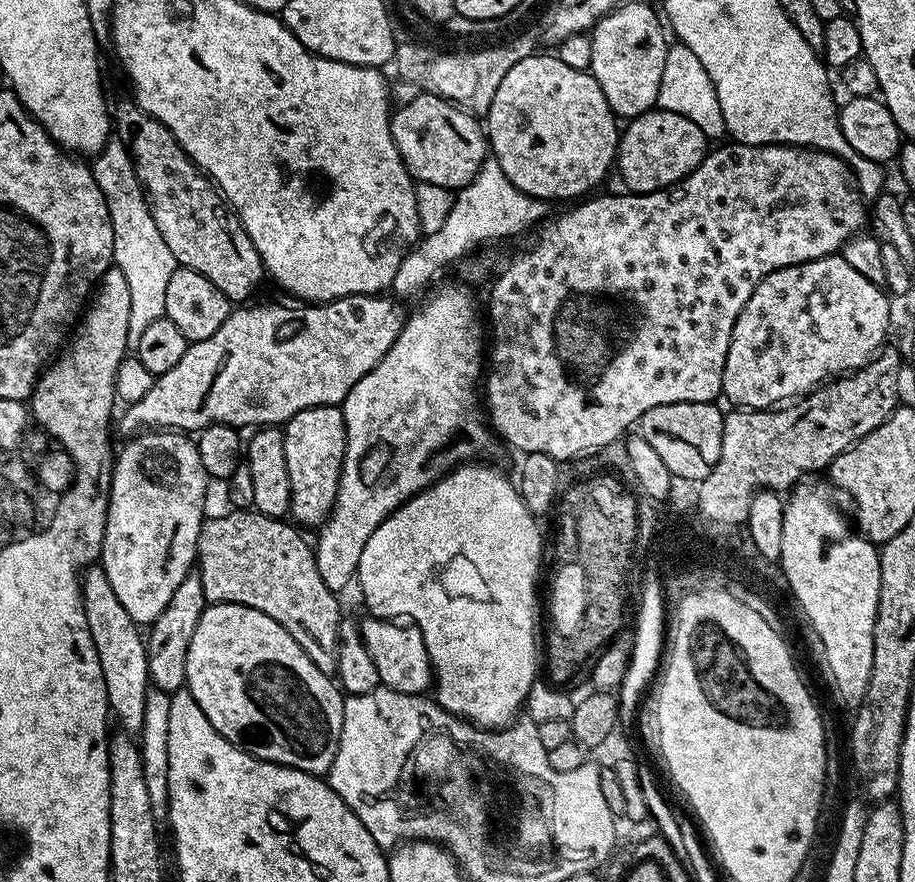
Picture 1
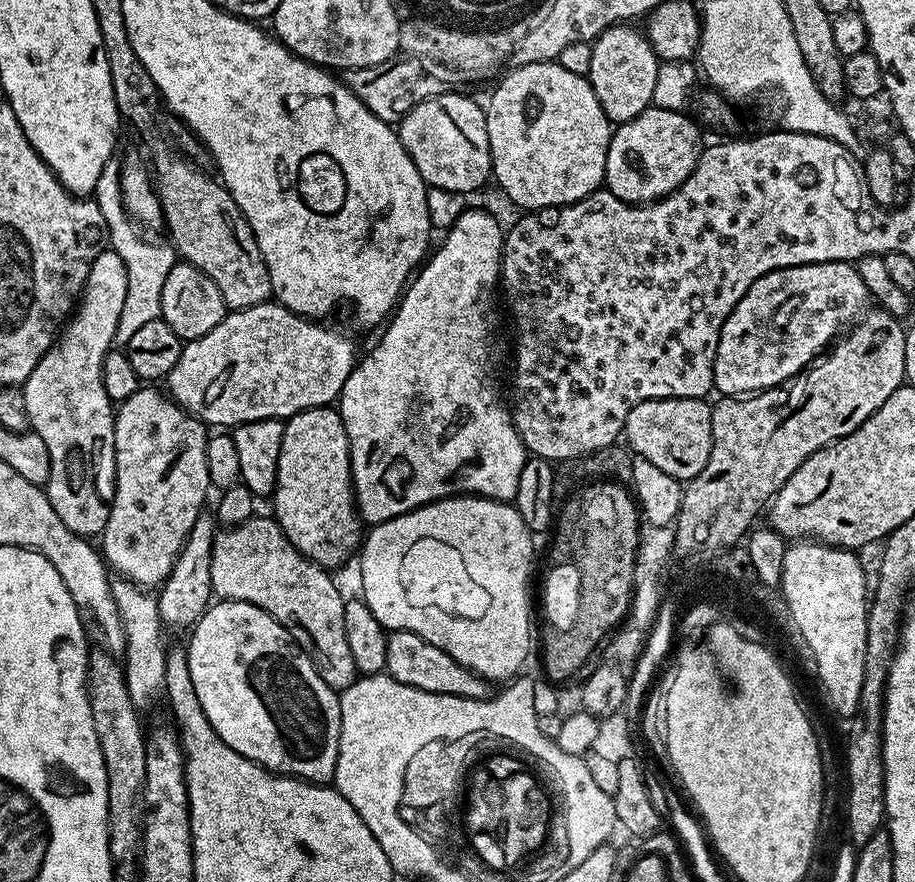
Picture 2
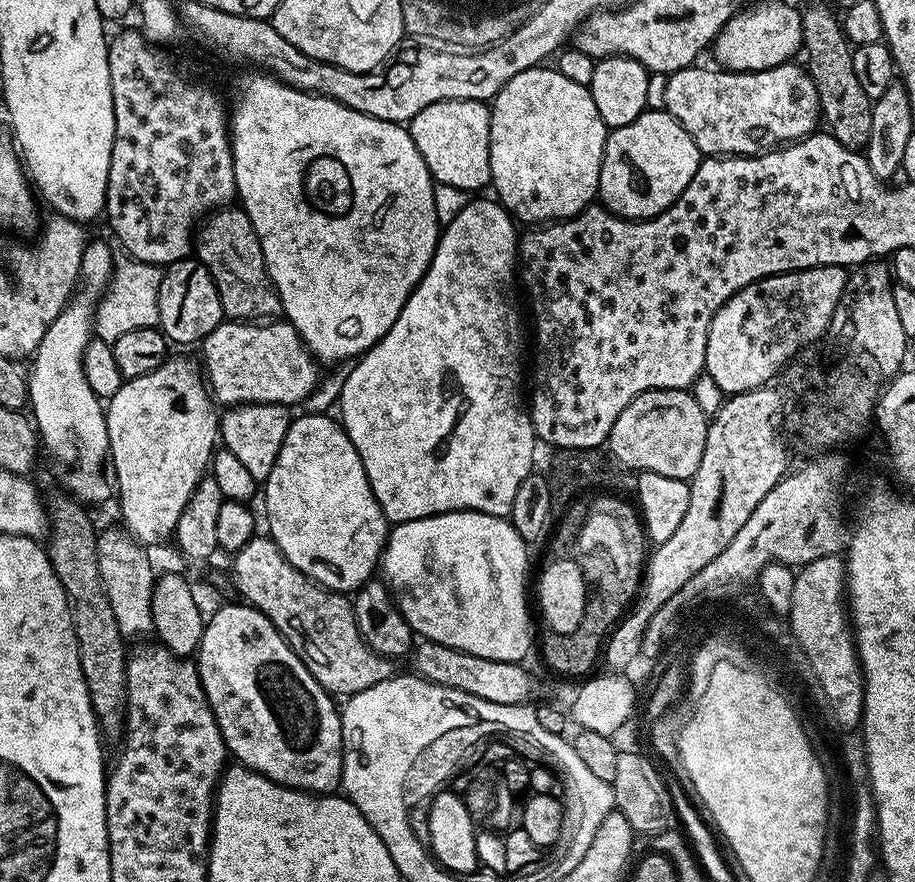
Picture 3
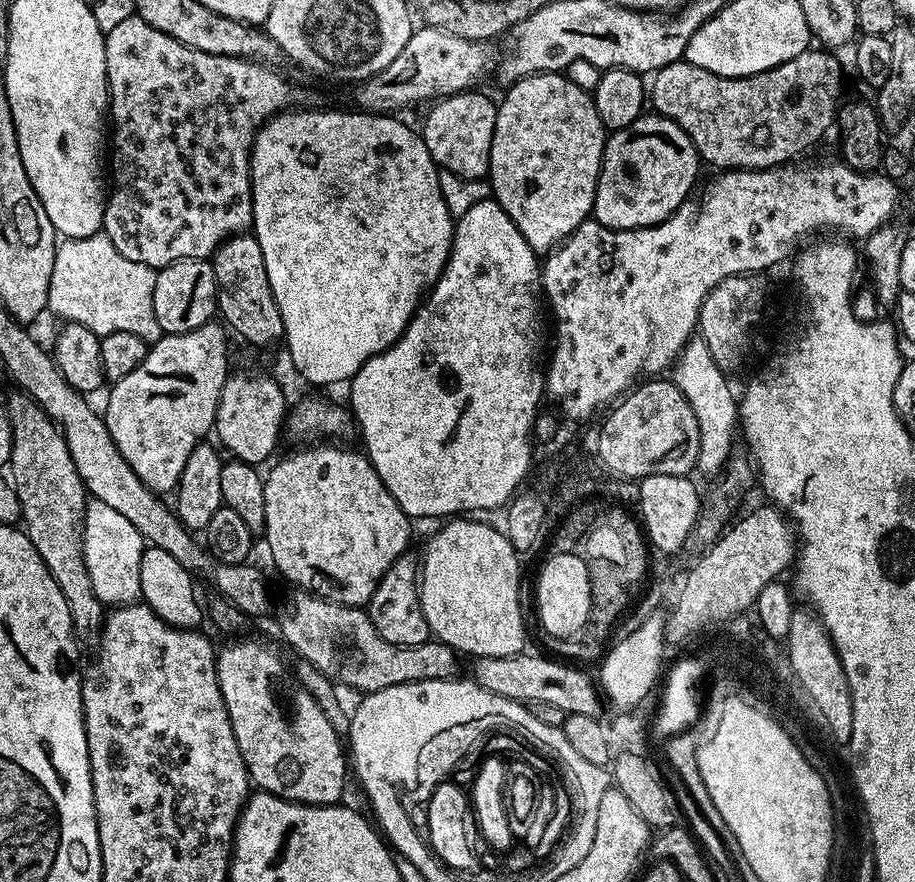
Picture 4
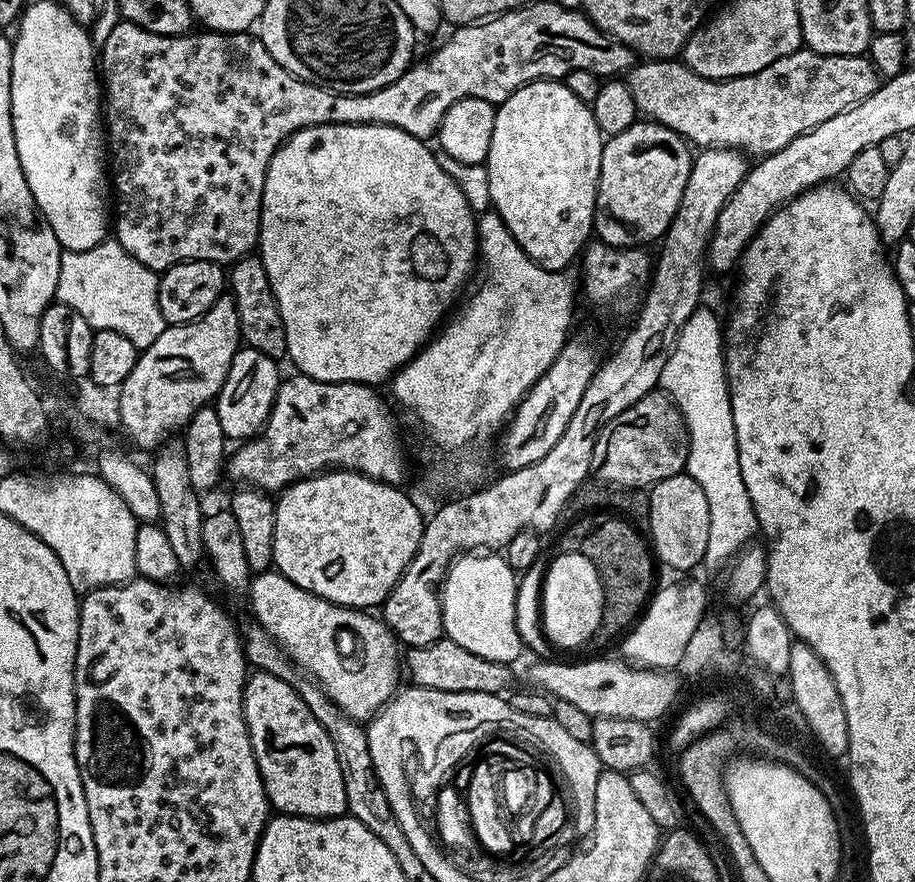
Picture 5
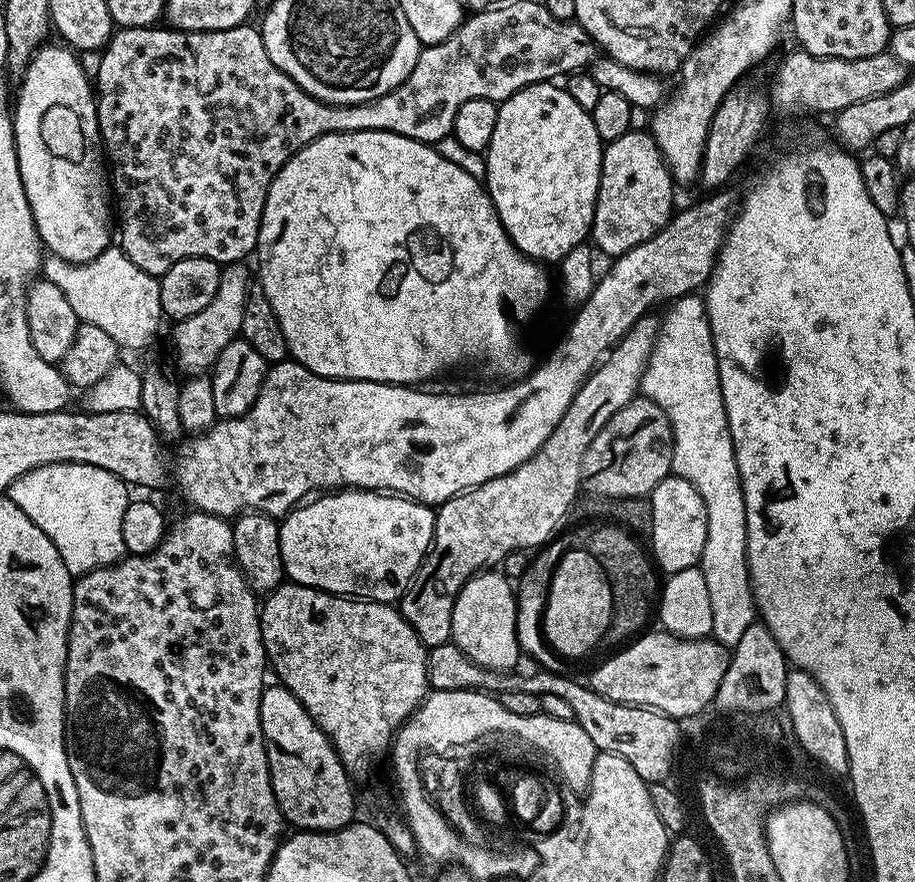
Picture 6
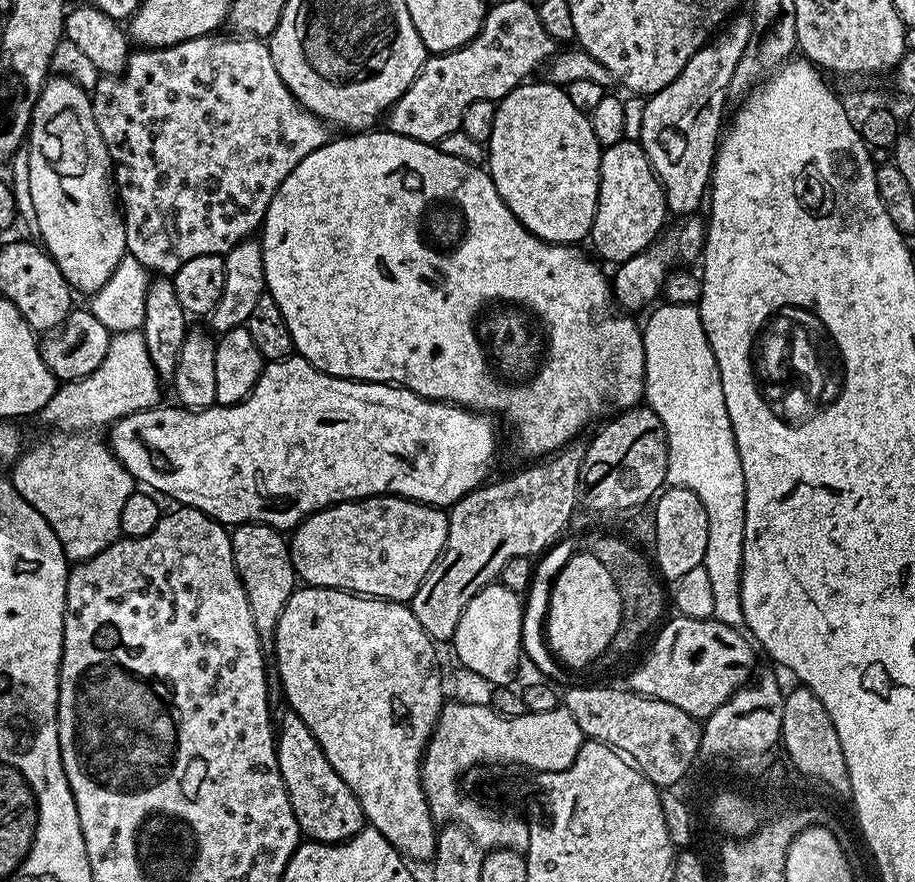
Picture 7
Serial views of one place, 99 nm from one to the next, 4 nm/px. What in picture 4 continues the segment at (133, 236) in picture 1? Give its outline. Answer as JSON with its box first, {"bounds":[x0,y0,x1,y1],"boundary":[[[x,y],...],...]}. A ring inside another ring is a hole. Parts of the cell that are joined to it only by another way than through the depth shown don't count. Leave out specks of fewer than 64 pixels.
{"bounds":[47,231,162,342],"boundary":[[[103,231],[86,238],[61,239],[56,245],[54,274],[50,274],[47,311],[61,316],[61,321],[86,326],[95,336],[125,332],[155,342],[162,335],[154,318],[156,273],[157,269],[118,254],[118,246]]]}

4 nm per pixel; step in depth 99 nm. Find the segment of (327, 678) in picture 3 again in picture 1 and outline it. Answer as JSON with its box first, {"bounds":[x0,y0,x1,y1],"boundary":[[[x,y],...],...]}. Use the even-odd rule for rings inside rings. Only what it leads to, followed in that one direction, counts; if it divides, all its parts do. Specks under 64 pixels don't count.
{"bounds":[196,510,338,668],"boundary":[[[228,510],[225,516],[205,519],[200,528],[196,547],[198,571],[205,601],[214,604],[241,604],[254,610],[262,610],[262,614],[274,618],[274,622],[278,622],[278,626],[286,629],[290,638],[294,638],[294,642],[298,642],[298,646],[306,650],[314,666],[324,668],[334,660],[338,624],[335,619],[320,620],[320,608],[334,607],[338,596],[329,590],[326,582],[322,582],[313,545],[304,541],[303,534],[305,535],[299,527],[293,526],[284,518],[263,516],[255,510]]]}

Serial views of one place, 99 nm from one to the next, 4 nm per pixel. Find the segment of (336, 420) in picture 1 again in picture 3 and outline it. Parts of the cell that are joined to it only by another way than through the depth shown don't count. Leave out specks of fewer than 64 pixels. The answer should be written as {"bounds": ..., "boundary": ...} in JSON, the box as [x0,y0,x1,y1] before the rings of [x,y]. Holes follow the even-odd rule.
{"bounds":[262,416,390,594],"boundary":[[[296,416],[292,425],[286,430],[286,438],[282,442],[282,450],[278,450],[278,458],[274,462],[274,470],[270,470],[268,477],[262,482],[262,496],[264,492],[264,512],[268,515],[267,535],[282,550],[286,562],[294,566],[302,574],[306,574],[315,584],[329,588],[331,592],[345,594],[355,593],[367,580],[373,579],[375,570],[381,563],[384,554],[384,544],[388,541],[390,525],[382,514],[382,506],[378,506],[378,498],[374,498],[374,490],[370,490],[370,482],[366,478],[366,470],[362,466],[362,458],[358,458],[358,450],[354,450],[354,442],[344,433],[343,427],[335,419],[328,416]]]}

